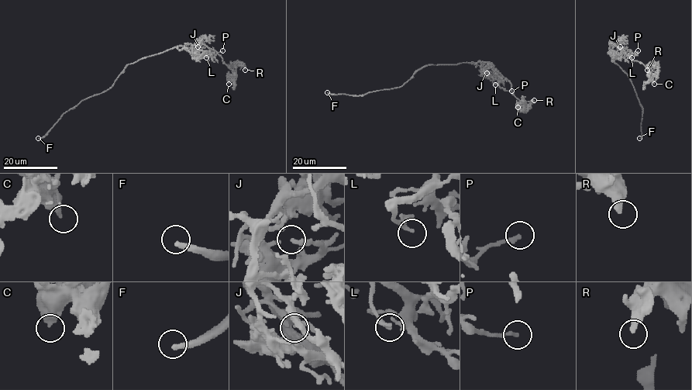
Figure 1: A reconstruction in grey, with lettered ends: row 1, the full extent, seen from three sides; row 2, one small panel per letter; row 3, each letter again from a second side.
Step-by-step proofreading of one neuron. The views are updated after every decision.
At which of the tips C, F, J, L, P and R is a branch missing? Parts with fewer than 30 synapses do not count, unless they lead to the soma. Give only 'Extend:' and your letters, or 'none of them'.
Extend: F

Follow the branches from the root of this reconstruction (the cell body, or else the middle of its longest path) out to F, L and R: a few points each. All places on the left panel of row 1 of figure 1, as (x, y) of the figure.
F: (153, 56), (129, 63), (111, 87), (81, 100), (67, 110), (43, 136), (38, 138)
L: (153, 56), (177, 47), (202, 53), (206, 57)
R: (153, 56), (187, 44), (204, 44), (214, 50), (232, 70), (229, 77), (238, 64), (245, 70)

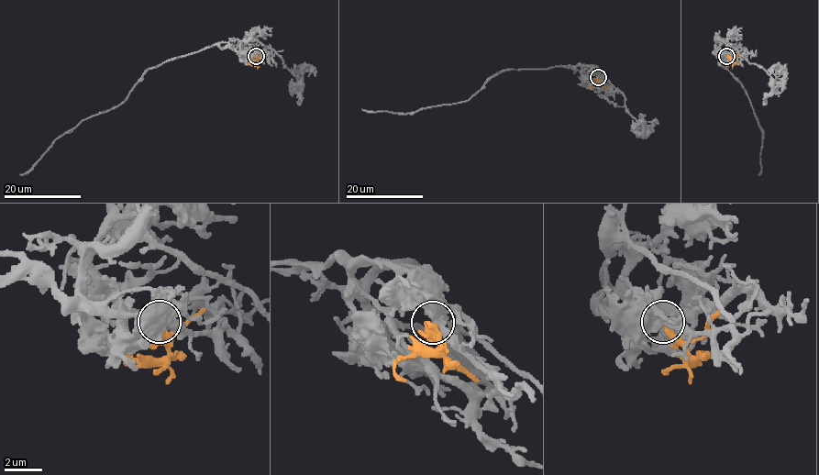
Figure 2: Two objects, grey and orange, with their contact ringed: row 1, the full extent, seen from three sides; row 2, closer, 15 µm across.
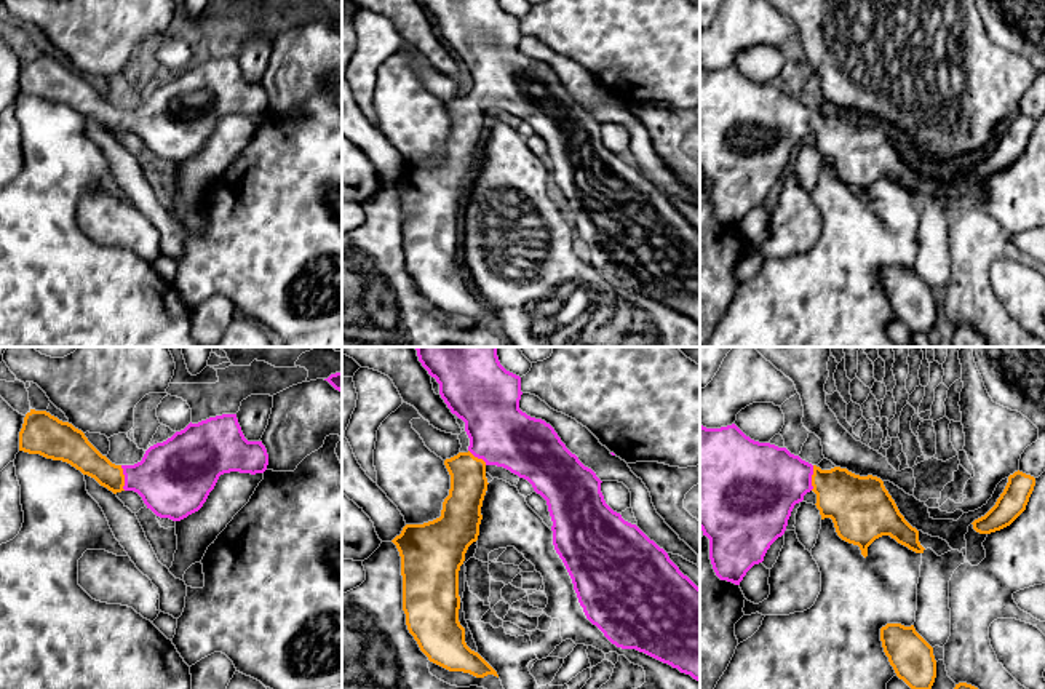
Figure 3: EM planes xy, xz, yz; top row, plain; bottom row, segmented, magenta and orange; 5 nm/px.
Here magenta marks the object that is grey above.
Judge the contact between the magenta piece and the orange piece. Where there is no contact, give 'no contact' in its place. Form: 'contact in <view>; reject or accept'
contact in xy; accept

